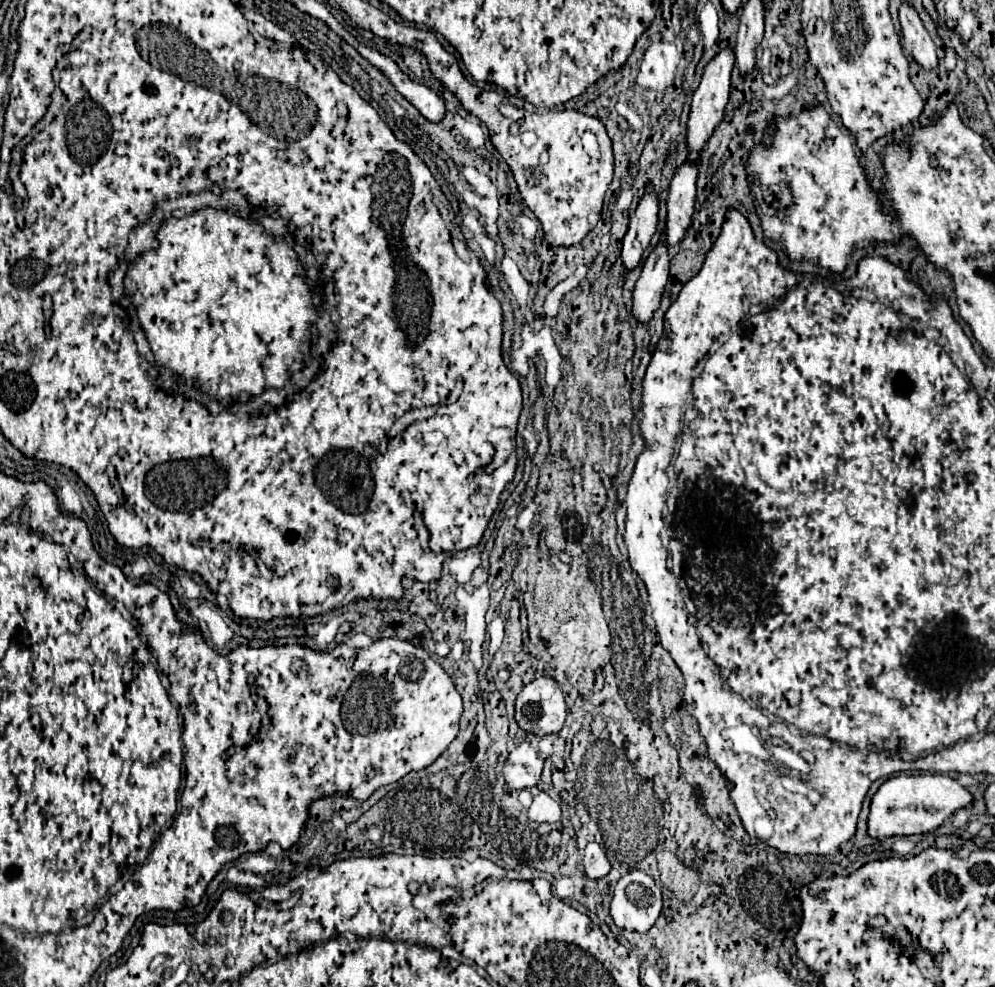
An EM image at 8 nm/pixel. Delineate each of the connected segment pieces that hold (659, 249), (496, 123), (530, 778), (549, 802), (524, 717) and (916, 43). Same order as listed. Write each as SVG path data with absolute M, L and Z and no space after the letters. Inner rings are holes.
M659 242L643 264L641 278L633 290L633 316L639 322L649 322L653 312L659 308L663 288L669 278L669 252L667 242Z
M407 28L407 32L409 40L405 44L421 50L429 60L433 76L459 98L465 110L475 114L489 128L491 142L513 170L519 194L539 218L545 240L551 246L579 244L597 226L601 218L603 196L613 180L613 148L605 124L599 118L577 110L549 112L541 116L525 112L525 118L507 118L501 112L501 106L507 106L509 100L493 90L487 92L475 84L469 84L457 64L457 58L445 52L433 34L419 28ZM587 132L595 136L595 142L587 136ZM525 134L535 136L531 142L525 142Z
M521 742L507 758L503 766L503 776L507 784L515 790L535 786L541 778L543 760L539 758L537 750L529 742Z
M541 792L533 798L529 806L529 820L531 822L559 822L561 820L561 806L547 794Z
M549 676L529 682L517 696L515 720L529 734L559 732L565 722L565 698L559 684Z
M909 2L899 6L899 22L903 32L903 48L927 70L937 66L937 46L923 26L919 14Z

